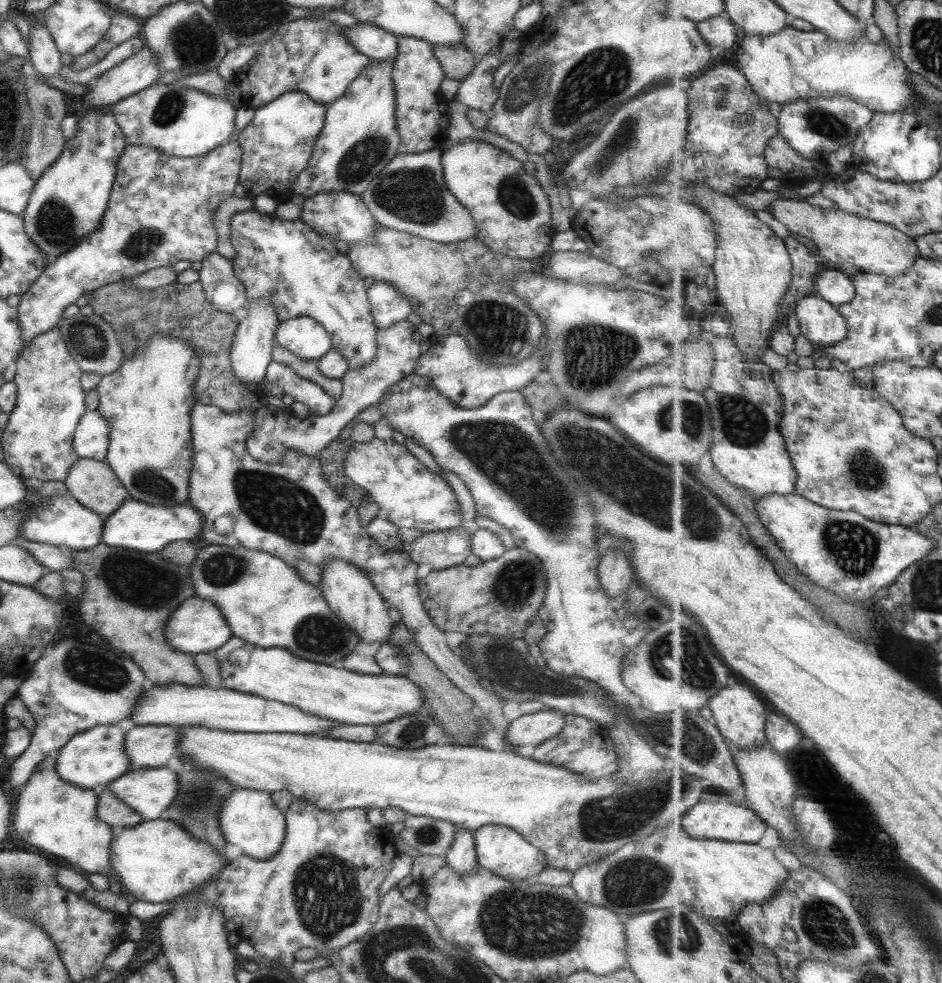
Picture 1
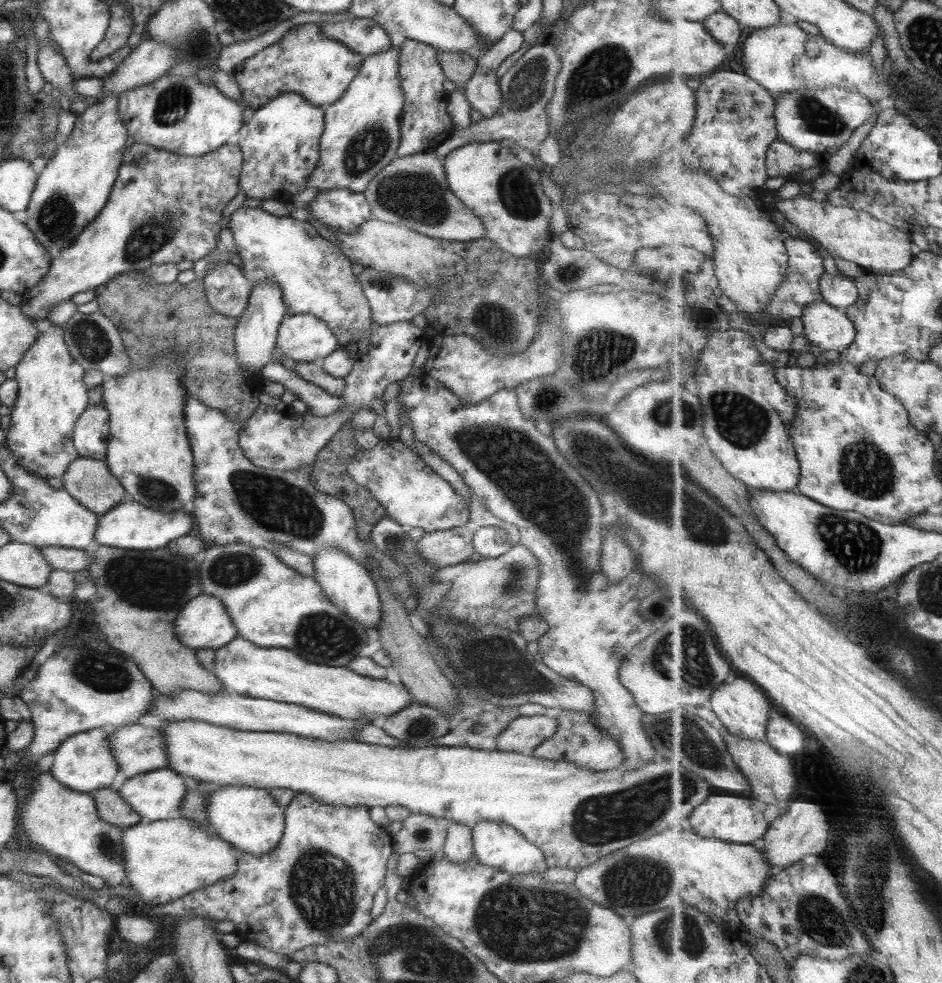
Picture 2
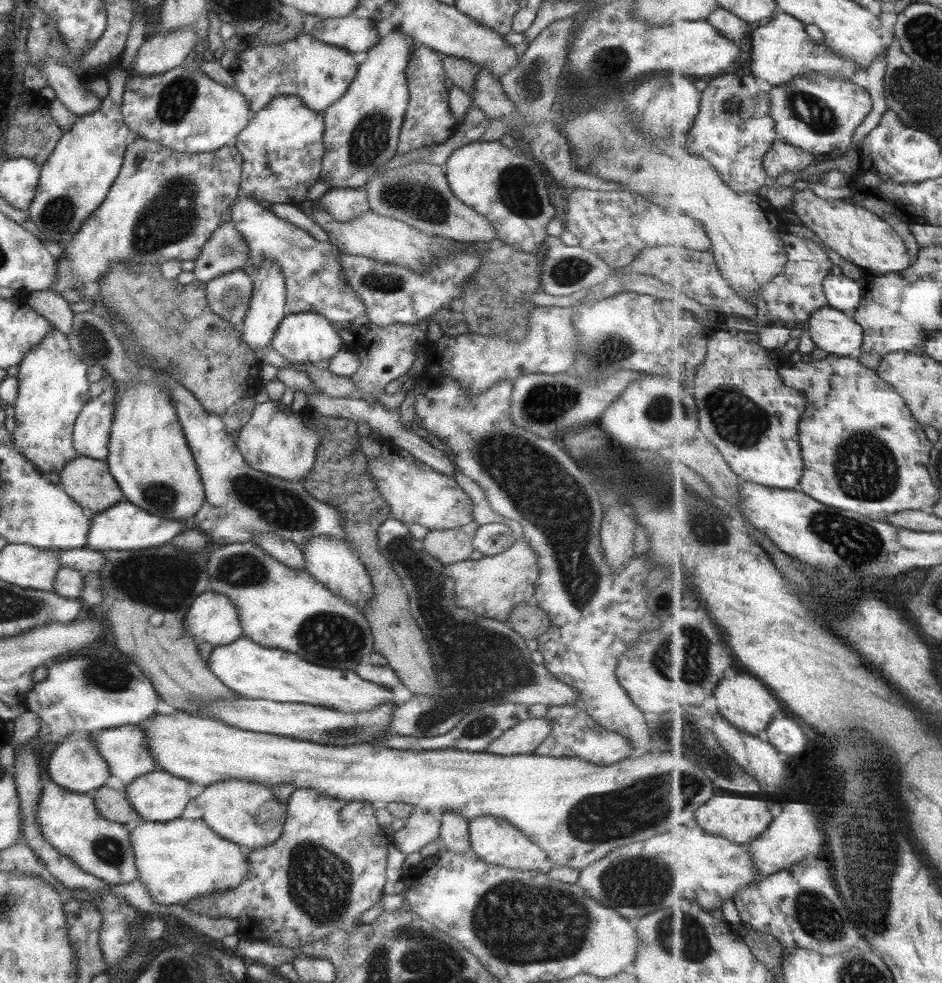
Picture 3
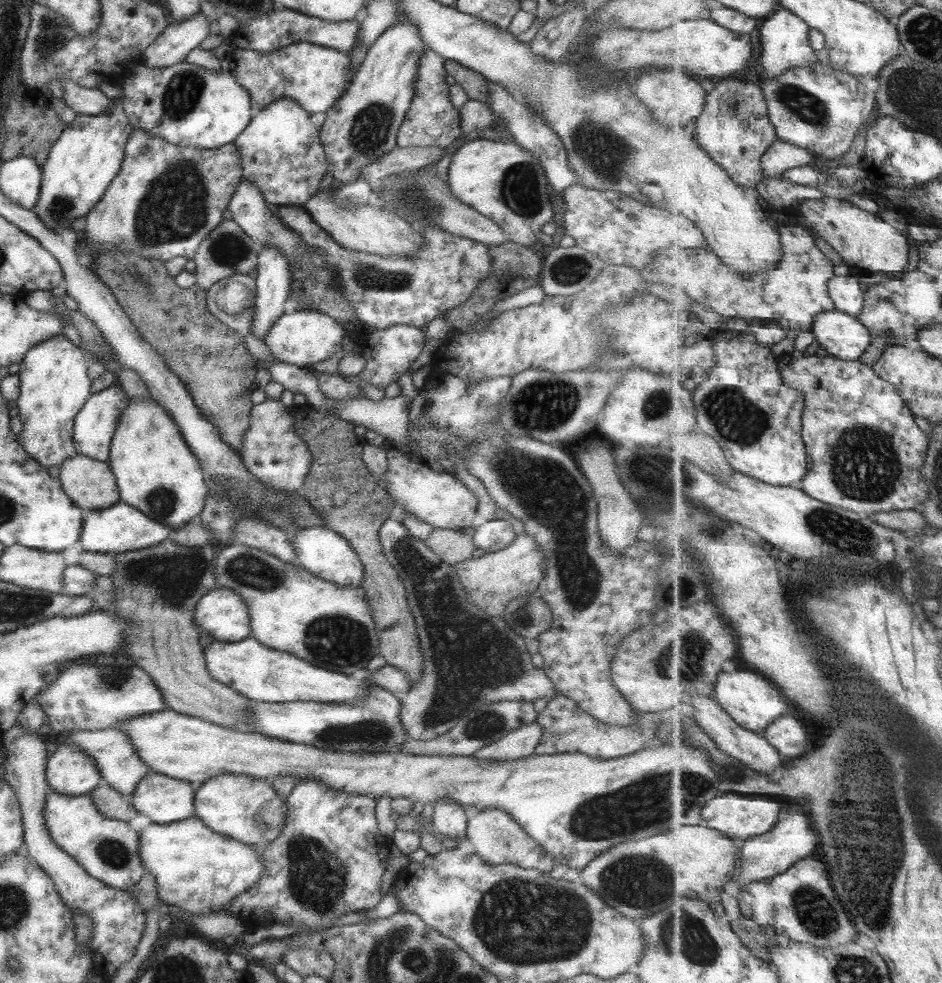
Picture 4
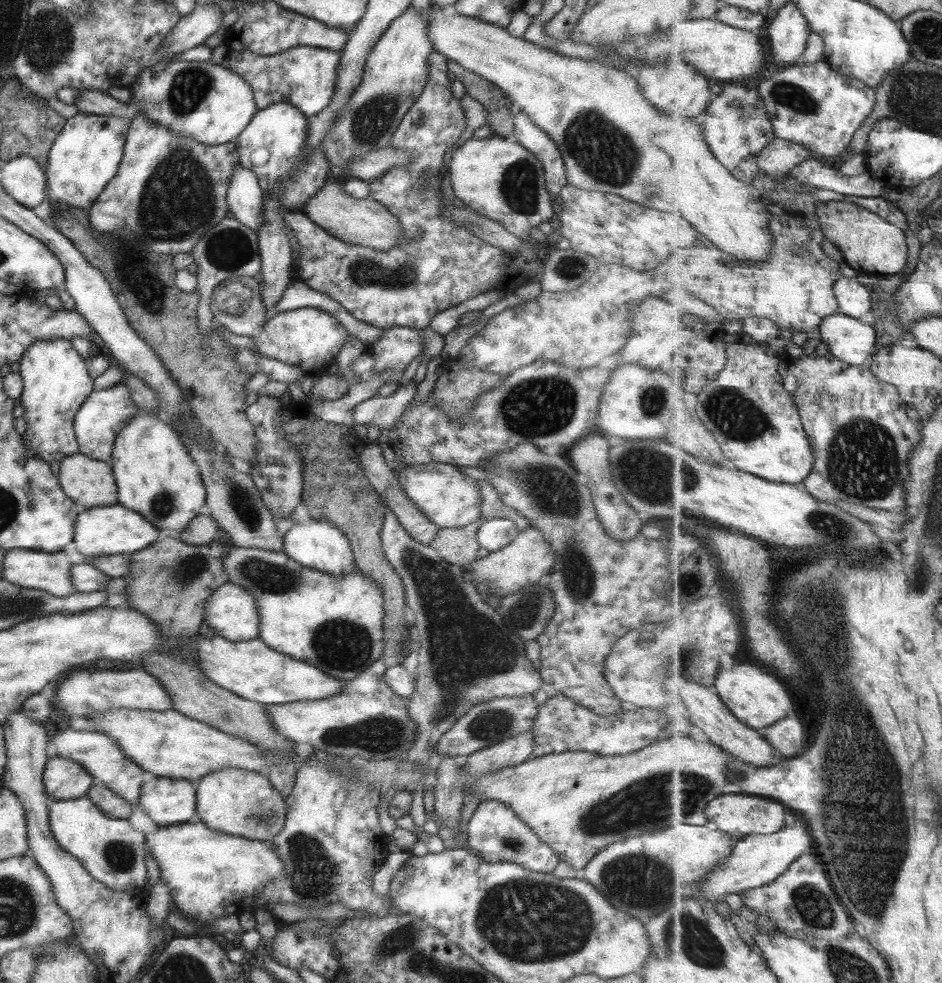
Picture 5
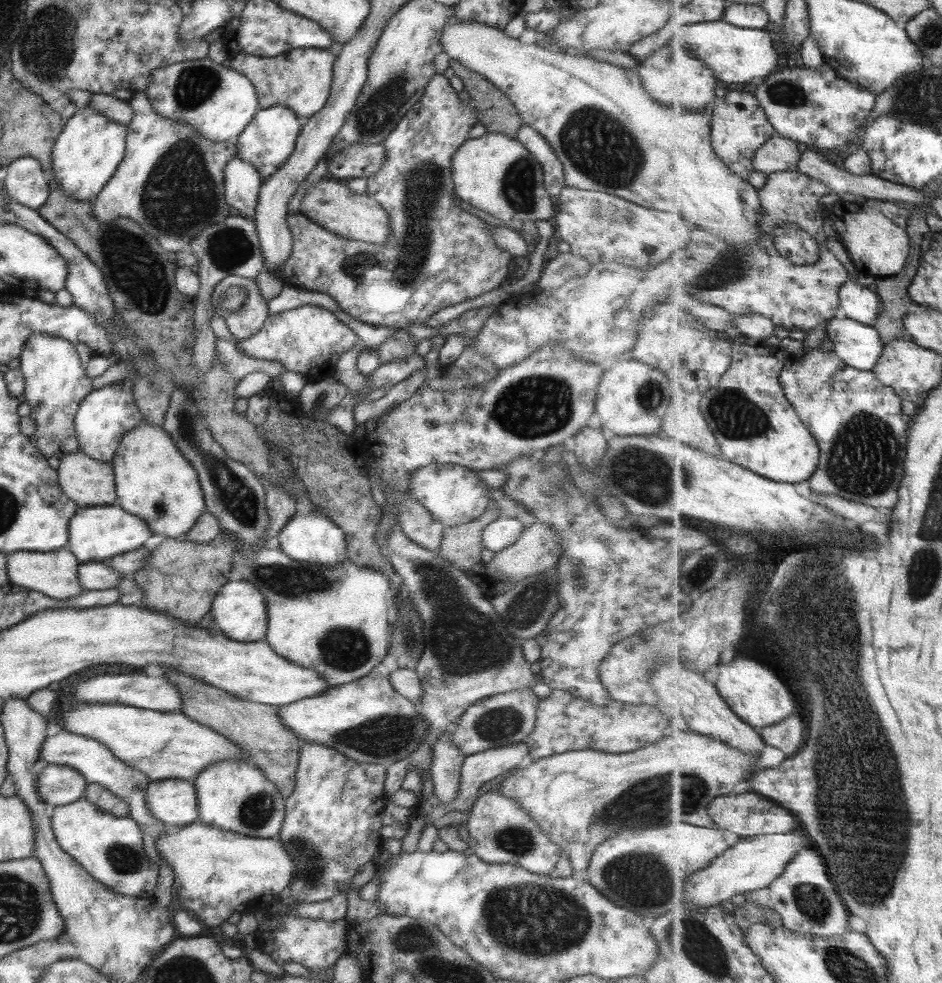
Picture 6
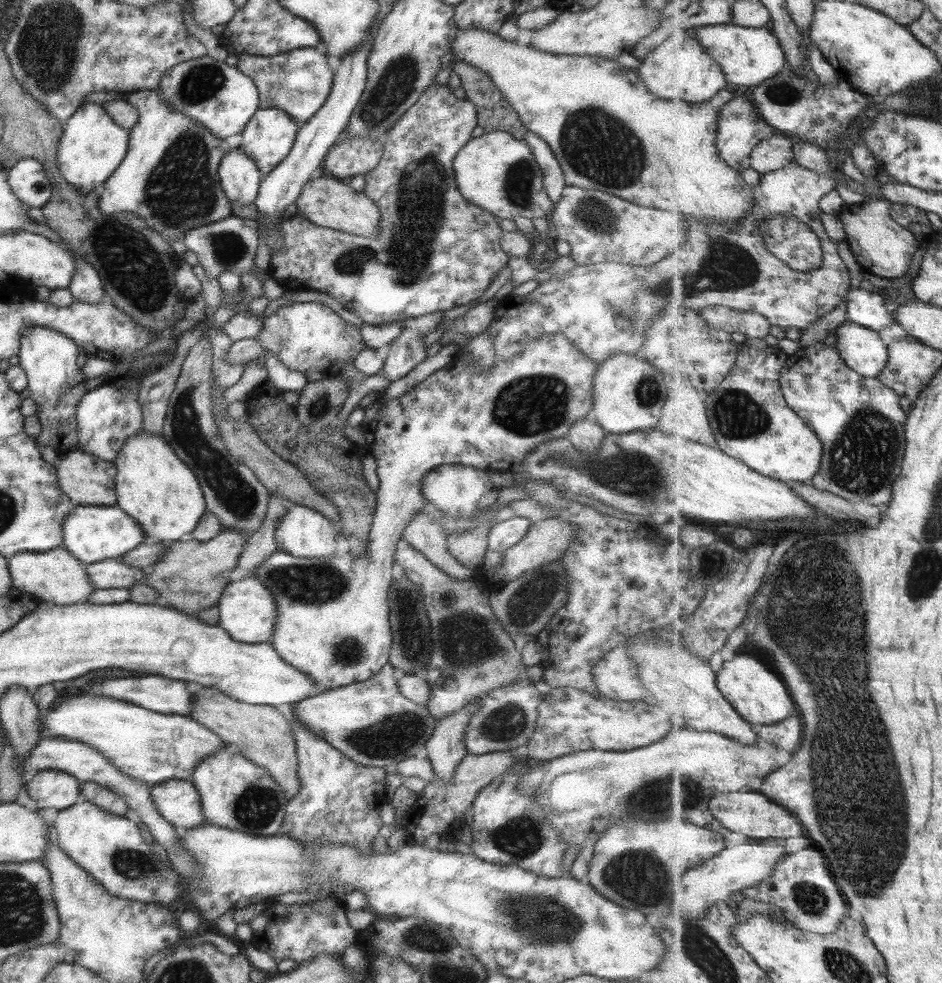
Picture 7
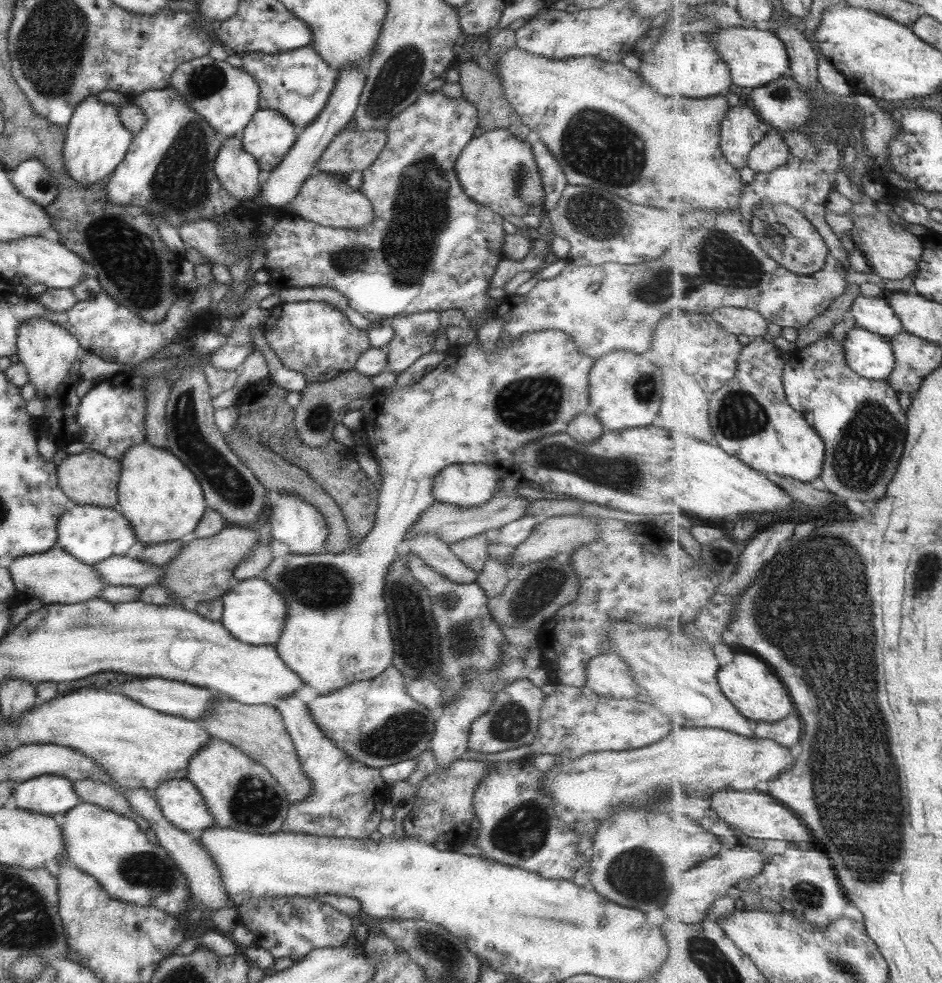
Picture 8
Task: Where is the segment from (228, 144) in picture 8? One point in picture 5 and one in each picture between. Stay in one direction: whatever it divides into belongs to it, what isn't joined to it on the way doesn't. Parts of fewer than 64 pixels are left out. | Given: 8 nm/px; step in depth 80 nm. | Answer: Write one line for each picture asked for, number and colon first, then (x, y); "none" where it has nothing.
5: (244, 198)
6: (241, 182)
7: (239, 179)

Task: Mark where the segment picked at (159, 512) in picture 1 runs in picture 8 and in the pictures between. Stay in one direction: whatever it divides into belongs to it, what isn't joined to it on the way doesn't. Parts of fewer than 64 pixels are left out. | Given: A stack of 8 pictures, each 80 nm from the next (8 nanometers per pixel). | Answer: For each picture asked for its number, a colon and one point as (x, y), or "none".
2: (129, 525)
3: (124, 526)
4: (119, 528)
5: (109, 530)
6: (94, 533)
7: (90, 533)
8: (90, 533)

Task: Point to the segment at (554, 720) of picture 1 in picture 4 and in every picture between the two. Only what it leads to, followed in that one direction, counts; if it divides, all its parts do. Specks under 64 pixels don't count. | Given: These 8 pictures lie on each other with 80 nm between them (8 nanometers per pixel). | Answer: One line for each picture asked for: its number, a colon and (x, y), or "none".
2: (523, 732)
3: (521, 738)
4: (516, 744)

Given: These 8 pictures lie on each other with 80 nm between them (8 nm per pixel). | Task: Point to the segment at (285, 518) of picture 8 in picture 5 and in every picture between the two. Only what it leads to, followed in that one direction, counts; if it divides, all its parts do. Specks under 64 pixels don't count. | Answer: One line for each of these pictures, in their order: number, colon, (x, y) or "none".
5: (319, 545)
6: (313, 538)
7: (301, 532)

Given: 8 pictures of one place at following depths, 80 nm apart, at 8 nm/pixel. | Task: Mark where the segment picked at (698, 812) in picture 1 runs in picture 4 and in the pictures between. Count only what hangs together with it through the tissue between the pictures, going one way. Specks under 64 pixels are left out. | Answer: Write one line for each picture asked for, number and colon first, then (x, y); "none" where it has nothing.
2: (729, 817)
3: (741, 819)
4: (740, 816)

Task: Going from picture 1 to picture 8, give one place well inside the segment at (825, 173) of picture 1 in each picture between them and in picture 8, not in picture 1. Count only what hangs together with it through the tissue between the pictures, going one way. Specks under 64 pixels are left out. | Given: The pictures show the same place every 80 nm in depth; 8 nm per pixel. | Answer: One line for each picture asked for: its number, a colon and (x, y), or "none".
2: (784, 160)
3: (783, 158)
4: (782, 156)
5: (782, 156)
6: (779, 154)
7: (776, 152)
8: (772, 152)

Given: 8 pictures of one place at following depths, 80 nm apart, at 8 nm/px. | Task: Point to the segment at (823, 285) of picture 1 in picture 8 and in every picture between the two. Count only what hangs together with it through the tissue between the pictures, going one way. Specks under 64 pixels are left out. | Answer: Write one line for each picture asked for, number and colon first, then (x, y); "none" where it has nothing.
2: (841, 291)
3: (843, 293)
4: (847, 292)
5: (857, 300)
6: (860, 303)
7: (870, 309)
8: (876, 314)

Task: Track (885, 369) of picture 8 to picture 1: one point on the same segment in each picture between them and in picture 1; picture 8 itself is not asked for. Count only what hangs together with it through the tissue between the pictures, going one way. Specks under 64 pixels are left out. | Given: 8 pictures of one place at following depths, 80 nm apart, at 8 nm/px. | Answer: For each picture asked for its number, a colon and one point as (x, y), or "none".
1: (820, 321)
2: (824, 325)
3: (835, 331)
4: (842, 335)
5: (852, 340)
6: (859, 345)
7: (862, 349)

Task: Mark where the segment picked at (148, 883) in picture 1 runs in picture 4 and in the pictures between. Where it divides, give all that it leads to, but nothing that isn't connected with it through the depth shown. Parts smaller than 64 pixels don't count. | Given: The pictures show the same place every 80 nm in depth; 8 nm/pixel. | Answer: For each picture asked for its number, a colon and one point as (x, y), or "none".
2: (164, 861)
3: (179, 860)
4: (197, 871)

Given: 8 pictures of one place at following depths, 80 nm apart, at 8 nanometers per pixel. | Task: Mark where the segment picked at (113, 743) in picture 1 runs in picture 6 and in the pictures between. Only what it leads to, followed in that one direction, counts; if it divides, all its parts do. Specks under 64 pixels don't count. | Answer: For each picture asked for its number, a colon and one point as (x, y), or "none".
2: (83, 762)
3: (73, 764)
4: (68, 771)
5: (62, 778)
6: (57, 785)

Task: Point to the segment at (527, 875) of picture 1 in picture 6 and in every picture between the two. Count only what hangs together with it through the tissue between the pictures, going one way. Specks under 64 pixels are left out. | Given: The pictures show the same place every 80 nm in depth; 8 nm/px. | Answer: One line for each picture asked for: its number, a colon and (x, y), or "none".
2: (494, 844)
3: (495, 842)
4: (495, 837)
5: (493, 832)
6: (499, 831)

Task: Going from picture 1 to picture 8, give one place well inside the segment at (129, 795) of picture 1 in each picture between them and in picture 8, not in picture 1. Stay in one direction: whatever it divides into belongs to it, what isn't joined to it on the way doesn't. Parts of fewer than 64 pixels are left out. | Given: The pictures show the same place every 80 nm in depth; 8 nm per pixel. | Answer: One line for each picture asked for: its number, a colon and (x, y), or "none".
2: (155, 795)
3: (157, 796)
4: (162, 799)
5: (167, 802)
6: (173, 803)
7: (177, 801)
8: (180, 803)

